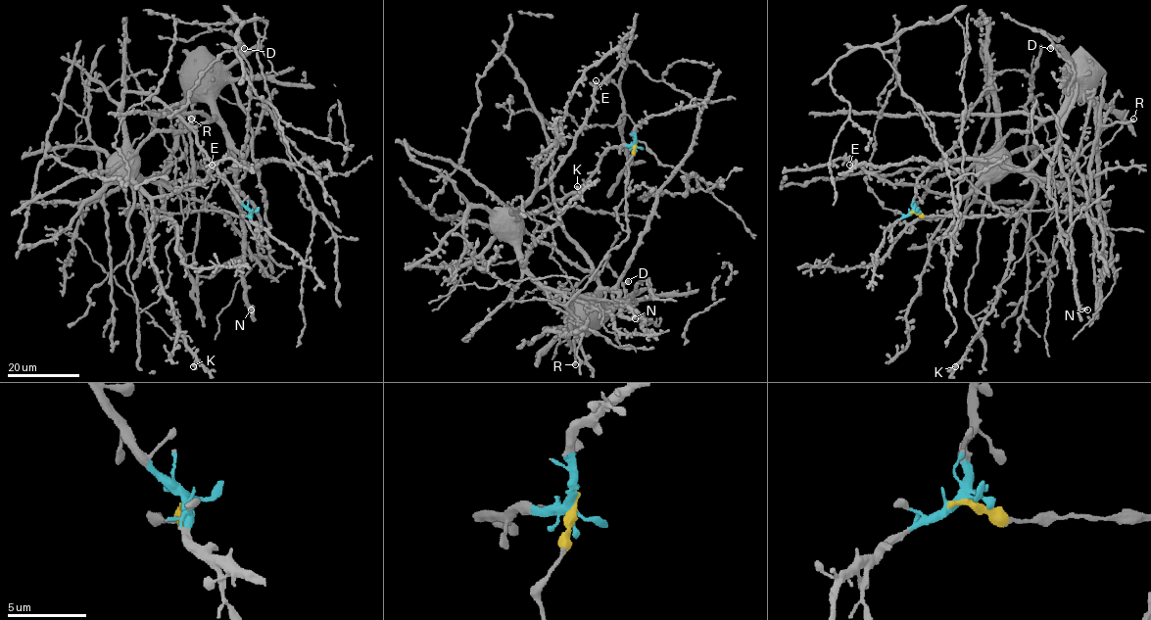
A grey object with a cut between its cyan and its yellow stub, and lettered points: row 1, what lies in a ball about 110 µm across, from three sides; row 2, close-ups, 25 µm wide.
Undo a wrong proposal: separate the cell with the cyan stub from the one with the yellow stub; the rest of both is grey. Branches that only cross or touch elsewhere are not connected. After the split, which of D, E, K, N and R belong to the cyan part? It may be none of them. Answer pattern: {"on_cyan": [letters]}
{"on_cyan": ["E", "K"]}

